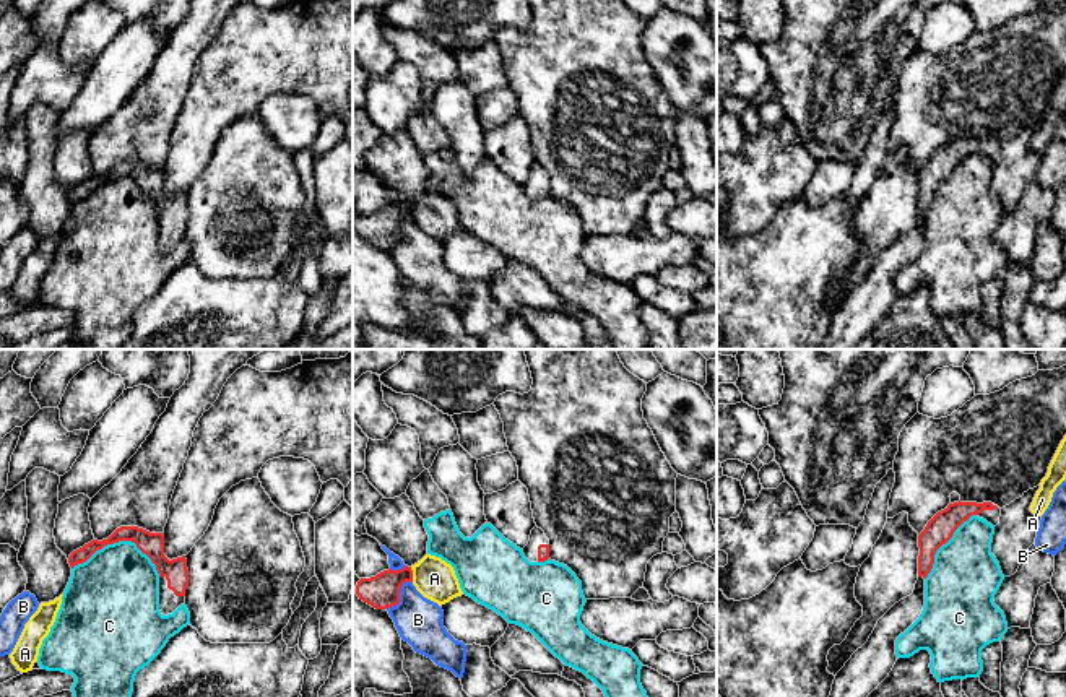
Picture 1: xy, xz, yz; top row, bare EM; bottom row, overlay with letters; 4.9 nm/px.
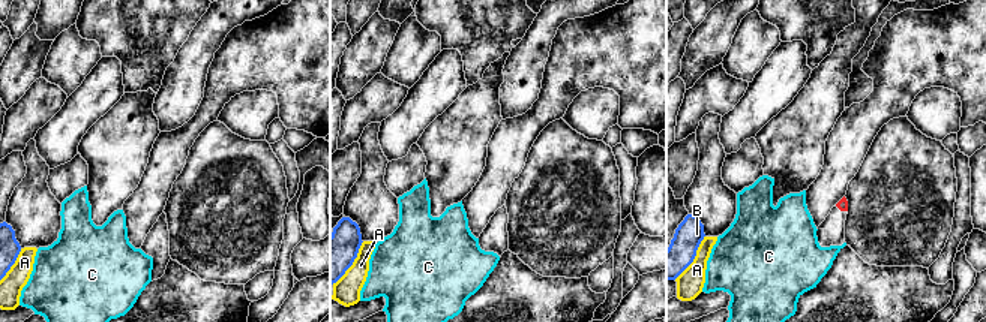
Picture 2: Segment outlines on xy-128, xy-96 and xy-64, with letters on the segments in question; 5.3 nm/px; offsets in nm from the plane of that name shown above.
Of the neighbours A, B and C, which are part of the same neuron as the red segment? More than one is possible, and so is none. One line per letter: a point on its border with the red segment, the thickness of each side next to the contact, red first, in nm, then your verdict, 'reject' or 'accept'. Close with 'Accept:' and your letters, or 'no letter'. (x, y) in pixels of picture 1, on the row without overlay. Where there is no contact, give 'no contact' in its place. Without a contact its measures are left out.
A: xz (411, 210) | 170/200 nm | reject
B: xz (398, 231) | 170/220 nm | reject
C: xy (119, 176) | 120/420 nm | reject
Accept: no letter

